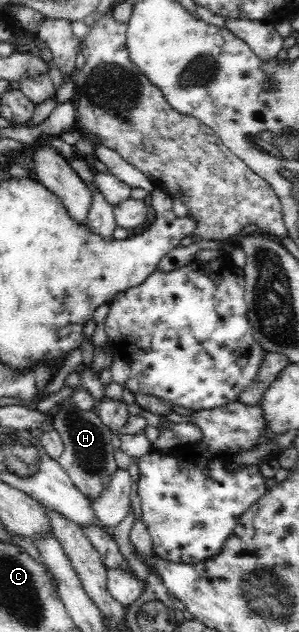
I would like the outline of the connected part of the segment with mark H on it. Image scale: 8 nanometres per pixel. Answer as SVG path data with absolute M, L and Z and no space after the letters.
M70 397L56 403L56 413L48 413L52 427L58 432L64 451L57 459L62 469L68 474L72 483L87 497L98 497L104 489L104 483L110 481L116 471L114 460L115 448L112 446L112 431L102 423L102 420L92 411L79 409L72 404Z

